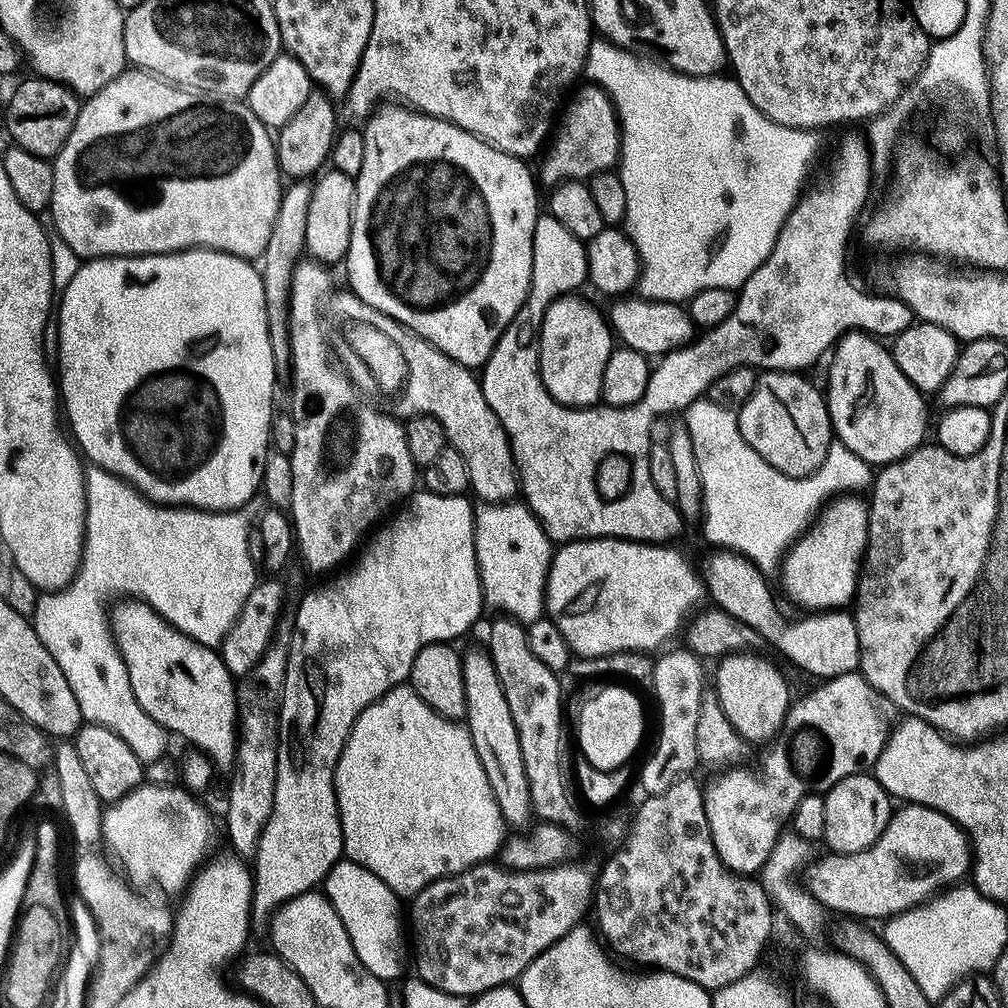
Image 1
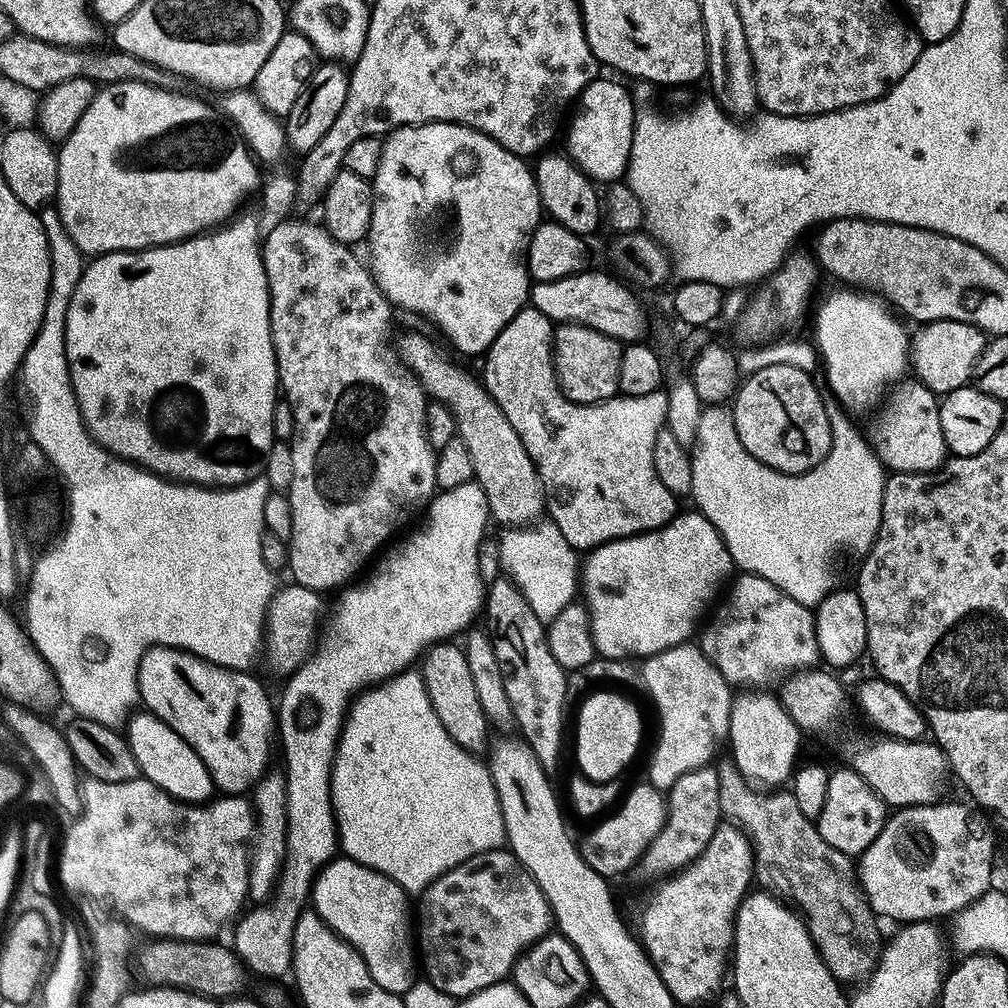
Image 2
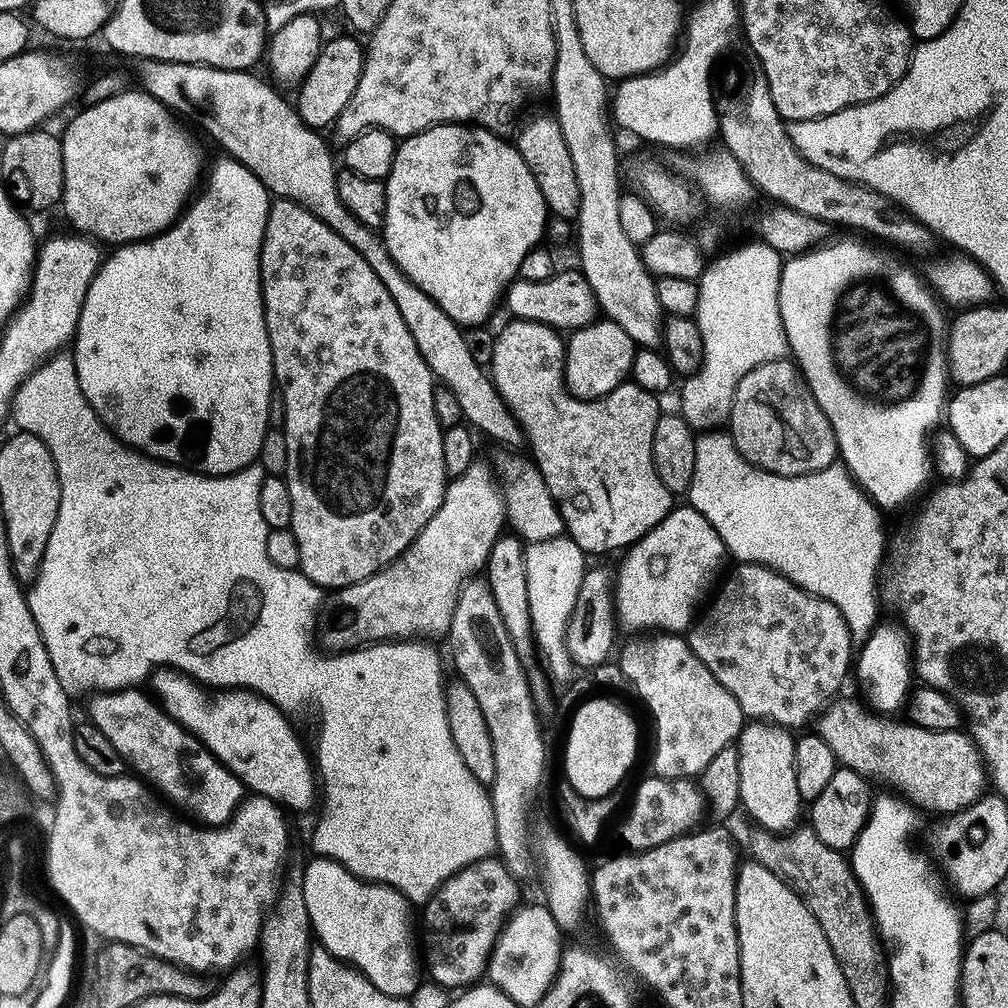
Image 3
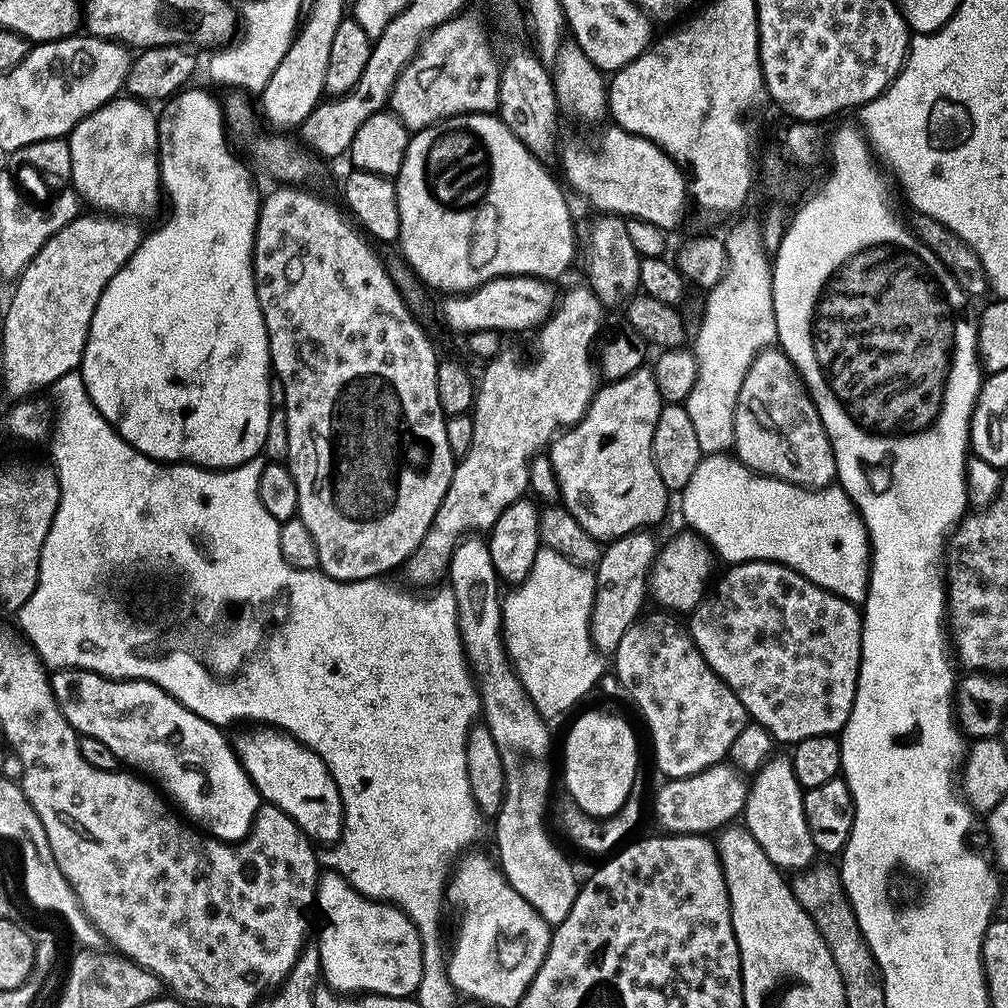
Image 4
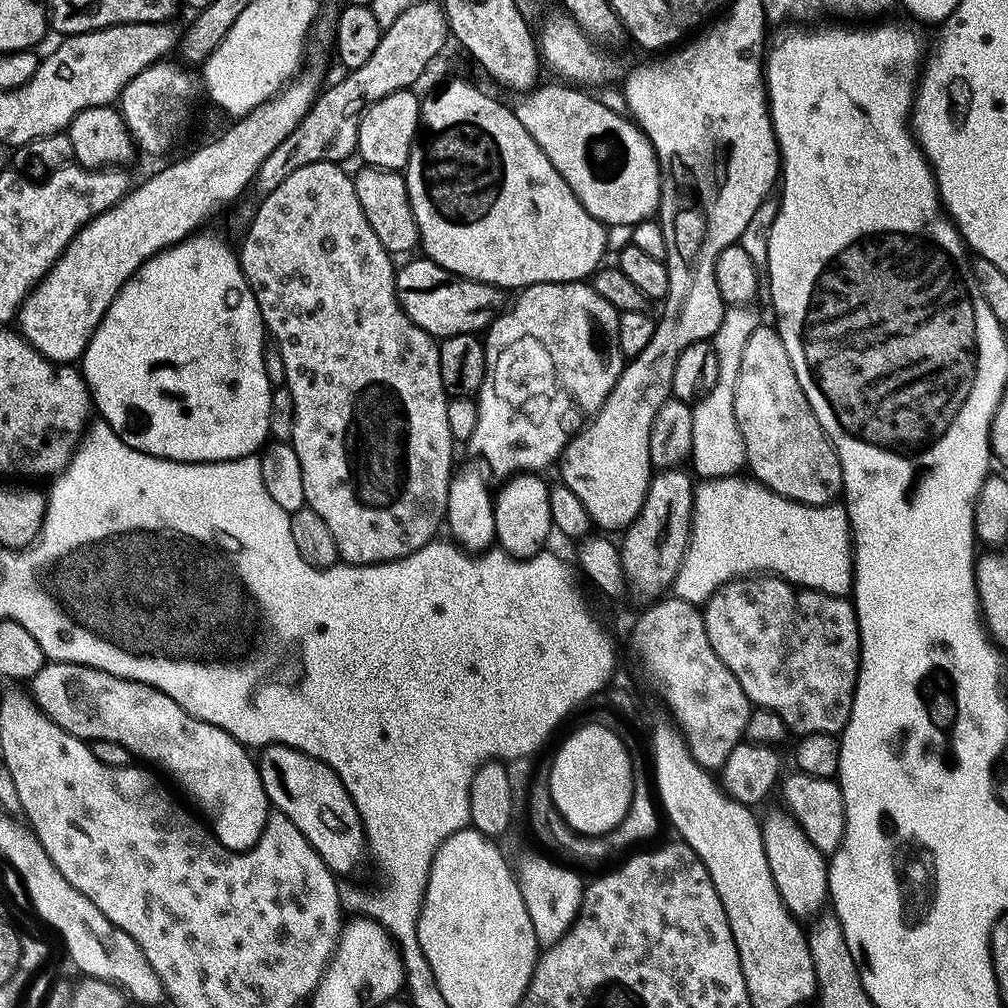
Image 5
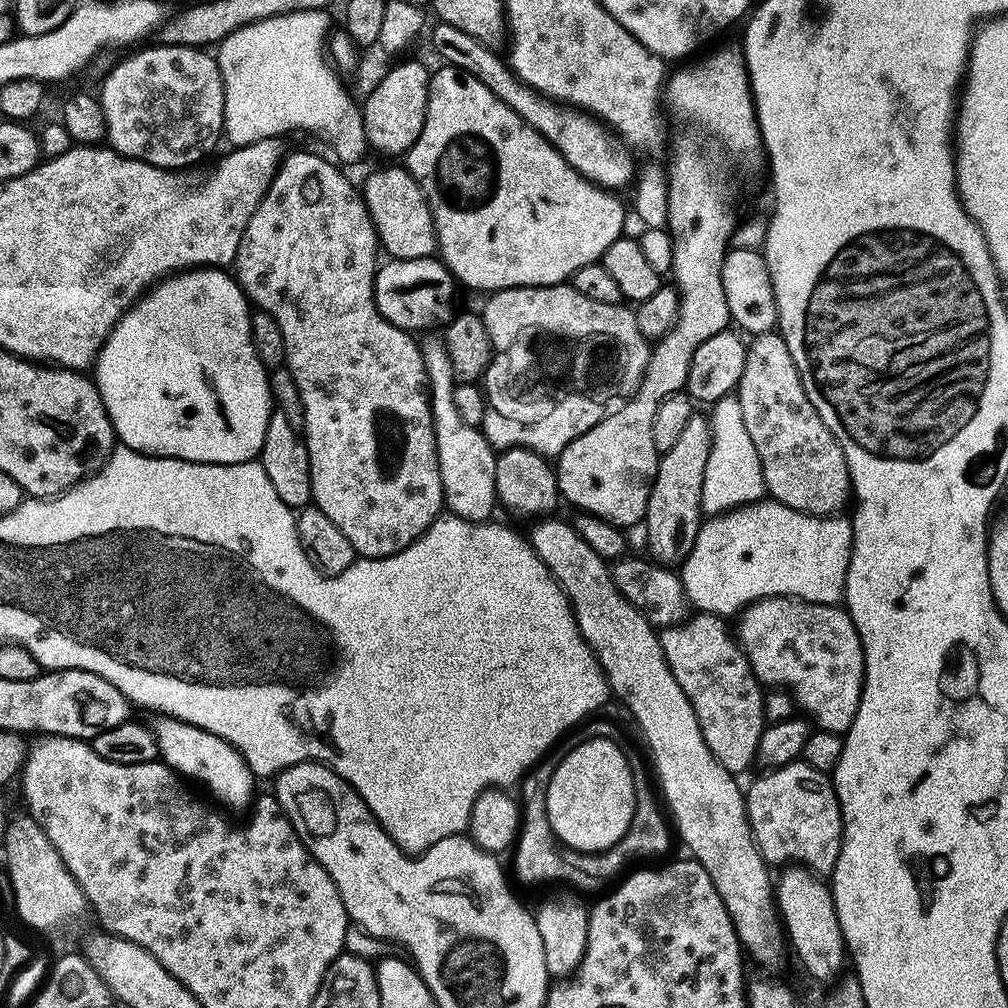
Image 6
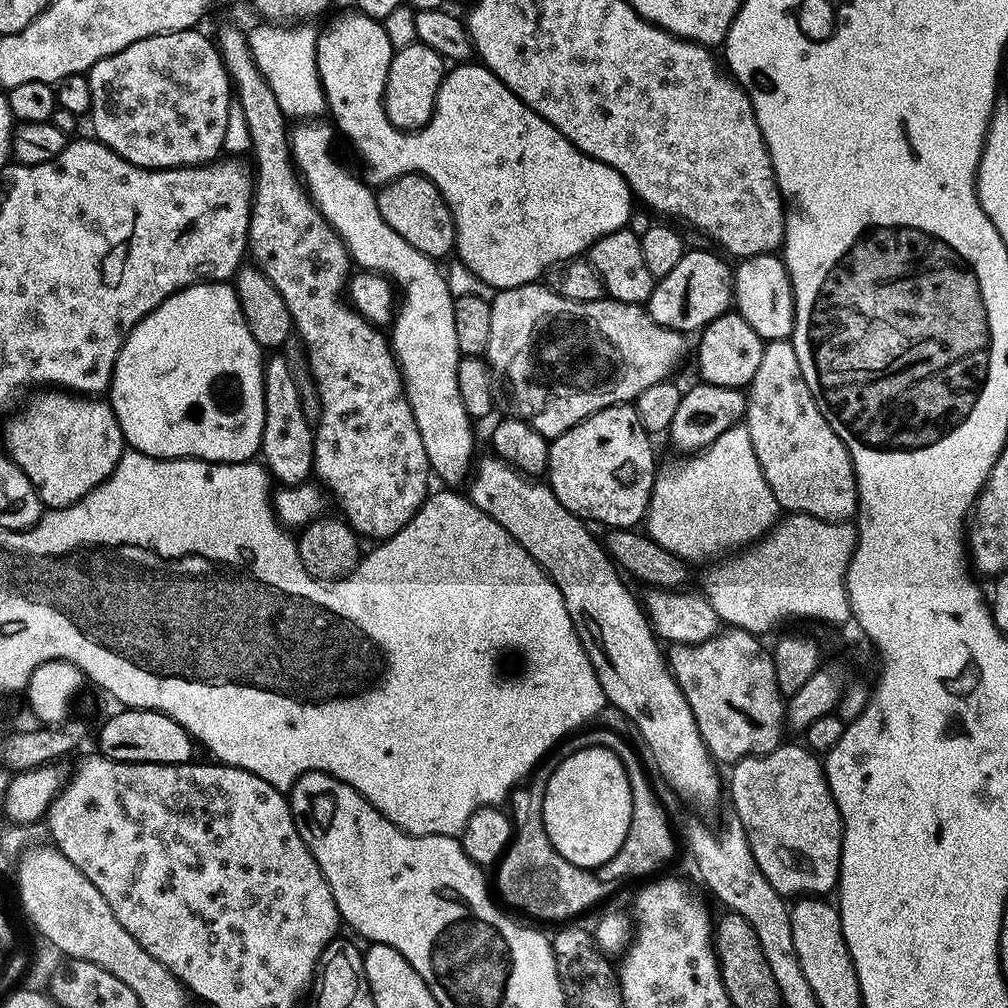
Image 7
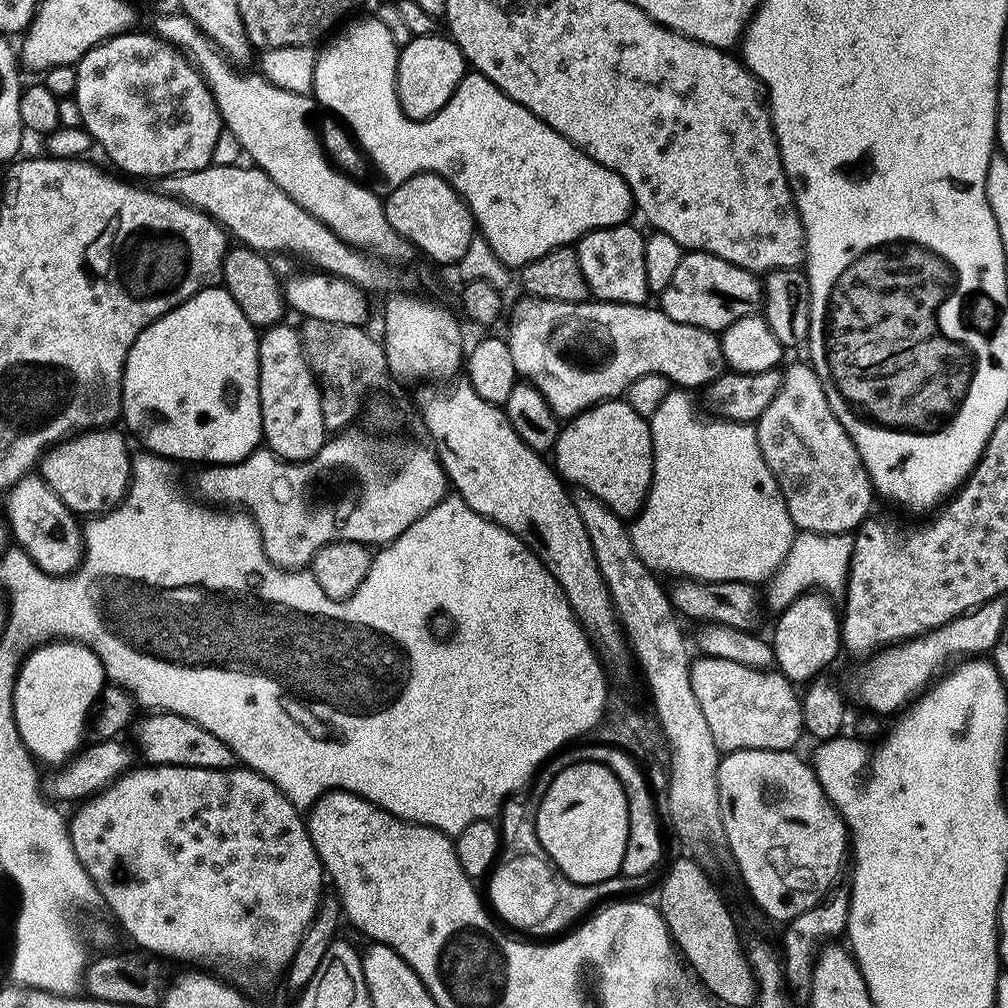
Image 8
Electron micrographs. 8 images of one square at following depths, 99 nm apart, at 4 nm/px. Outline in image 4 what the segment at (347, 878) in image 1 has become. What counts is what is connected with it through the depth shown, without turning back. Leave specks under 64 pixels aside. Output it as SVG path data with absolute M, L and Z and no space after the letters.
M331 870L321 871L320 881L316 887L315 907L320 908L320 912L324 915L324 925L320 928L320 941L318 947L320 949L320 971L322 980L332 991L341 994L371 994L373 996L406 996L411 997L415 993L416 988L422 979L422 942L418 930L414 926L414 922L410 922L410 918L400 908L395 908L393 904L386 904L382 900L372 900L368 896L363 896L358 890L354 890L354 886L350 886L350 882L346 882L346 878L342 878L338 873Z

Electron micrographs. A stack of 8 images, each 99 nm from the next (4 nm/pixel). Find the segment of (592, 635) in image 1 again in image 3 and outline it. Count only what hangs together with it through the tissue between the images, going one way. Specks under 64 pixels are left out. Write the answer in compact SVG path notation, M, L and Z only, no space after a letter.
M691 506L673 507L654 530L623 553L620 573L614 576L617 621L623 627L636 628L632 630L687 633L697 619L700 599L717 583L716 548L714 526L700 511Z

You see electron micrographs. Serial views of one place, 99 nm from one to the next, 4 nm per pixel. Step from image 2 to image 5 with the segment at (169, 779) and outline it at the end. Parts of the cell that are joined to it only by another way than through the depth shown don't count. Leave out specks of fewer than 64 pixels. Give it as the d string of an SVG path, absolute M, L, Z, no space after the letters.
M48 662L32 677L30 685L30 695L40 711L62 726L62 730L74 734L79 740L118 742L126 746L133 757L153 760L162 771L169 772L184 787L185 794L209 816L210 831L220 839L222 846L231 852L244 852L258 842L270 815L268 795L262 786L257 761L251 756L253 753L229 732L190 716L182 706L178 706L178 702L174 702L174 698L162 694L162 690L154 686L124 680L121 676L85 664Z

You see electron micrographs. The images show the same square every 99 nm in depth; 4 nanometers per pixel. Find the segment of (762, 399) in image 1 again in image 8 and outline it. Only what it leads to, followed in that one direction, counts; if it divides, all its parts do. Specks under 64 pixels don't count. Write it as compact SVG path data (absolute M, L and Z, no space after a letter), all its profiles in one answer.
M803 363L783 369L780 389L754 424L758 446L799 531L852 534L869 519L874 501L872 479L850 434L834 418L818 374L811 363Z

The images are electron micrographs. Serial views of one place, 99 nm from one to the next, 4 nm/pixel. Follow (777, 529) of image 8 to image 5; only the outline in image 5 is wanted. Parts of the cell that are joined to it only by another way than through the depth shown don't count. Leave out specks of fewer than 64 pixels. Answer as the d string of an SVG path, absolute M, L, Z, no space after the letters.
M732 306L725 311L722 324L718 326L716 335L710 341L713 353L723 358L720 361L720 376L711 390L695 401L692 409L694 442L690 464L696 468L704 468L703 475L709 480L735 476L746 464L742 434L734 418L734 386L738 378L738 370L742 366L742 350L746 350L746 338L750 338L750 334L754 334L758 326L758 320L752 310L748 306Z

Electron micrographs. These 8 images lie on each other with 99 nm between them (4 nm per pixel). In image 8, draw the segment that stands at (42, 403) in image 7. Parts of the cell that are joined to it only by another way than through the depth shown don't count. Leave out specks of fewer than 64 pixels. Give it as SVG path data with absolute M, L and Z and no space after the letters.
M115 427L92 428L88 432L78 432L44 453L38 474L62 498L70 511L83 514L103 514L115 508L128 492L132 482L132 457L123 431L115 432Z

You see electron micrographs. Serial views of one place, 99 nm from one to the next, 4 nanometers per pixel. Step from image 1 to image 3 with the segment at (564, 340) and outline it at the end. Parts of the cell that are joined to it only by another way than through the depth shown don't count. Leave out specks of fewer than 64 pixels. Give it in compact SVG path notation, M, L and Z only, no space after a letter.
M600 318L569 336L564 350L564 383L577 400L602 398L631 377L638 345L618 323Z

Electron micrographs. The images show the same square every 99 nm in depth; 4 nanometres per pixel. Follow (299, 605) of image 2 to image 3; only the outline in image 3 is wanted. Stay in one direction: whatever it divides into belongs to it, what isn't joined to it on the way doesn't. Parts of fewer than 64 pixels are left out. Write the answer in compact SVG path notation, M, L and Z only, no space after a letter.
M473 460L464 476L449 483L434 518L422 526L414 542L398 559L370 578L335 593L336 609L324 636L329 653L339 654L393 640L447 637L460 587L487 565L494 542L506 528L501 485L494 479L493 465L491 468L482 460Z

